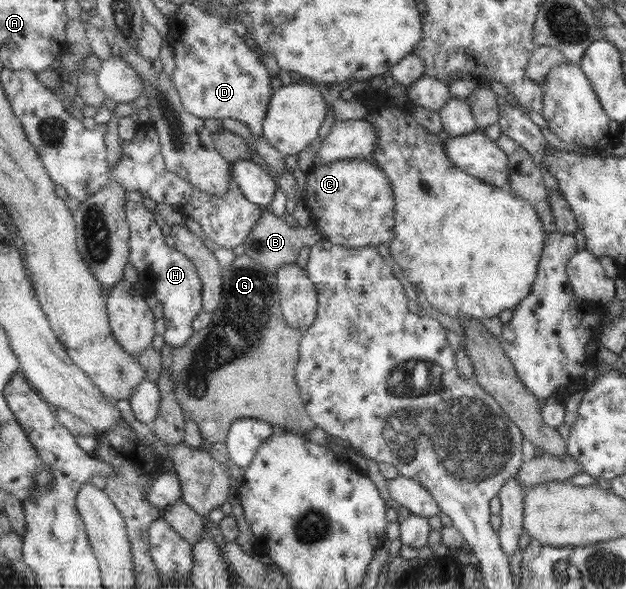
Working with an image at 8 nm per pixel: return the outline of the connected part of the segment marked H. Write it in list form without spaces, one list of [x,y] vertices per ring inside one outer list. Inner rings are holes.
[[[126,204],[126,213],[130,225],[130,263],[143,279],[149,279],[154,286],[155,296],[163,305],[163,318],[166,331],[163,334],[165,343],[174,348],[184,346],[193,334],[194,319],[204,310],[202,277],[194,260],[189,259],[174,246],[165,243],[161,227],[155,223],[153,213],[145,213],[145,205]]]

